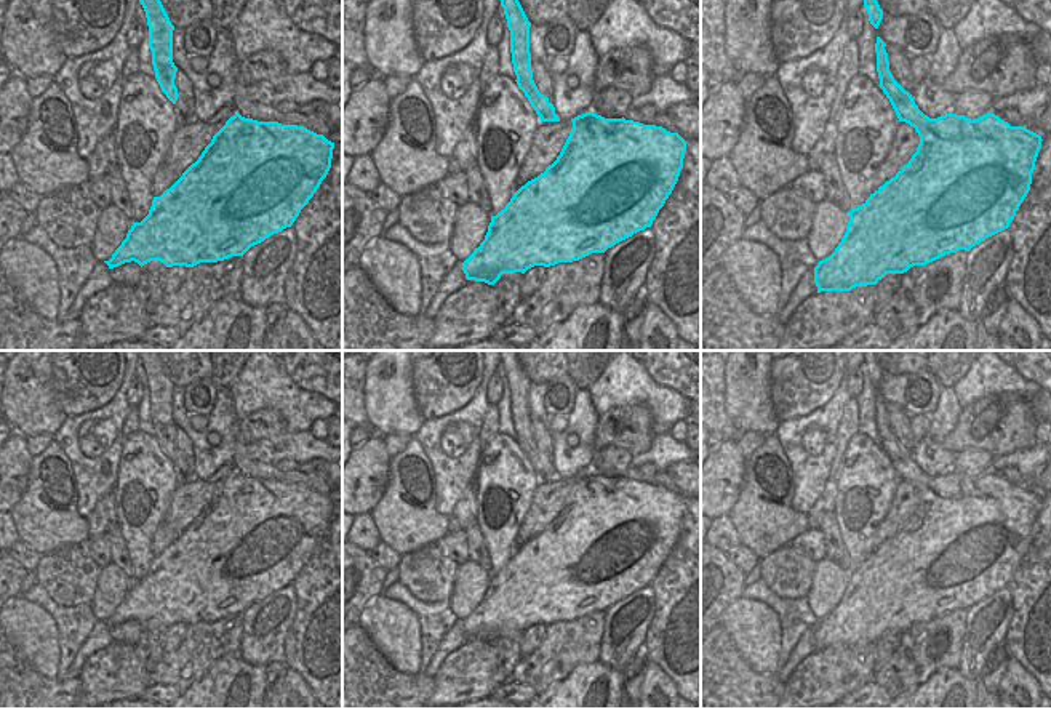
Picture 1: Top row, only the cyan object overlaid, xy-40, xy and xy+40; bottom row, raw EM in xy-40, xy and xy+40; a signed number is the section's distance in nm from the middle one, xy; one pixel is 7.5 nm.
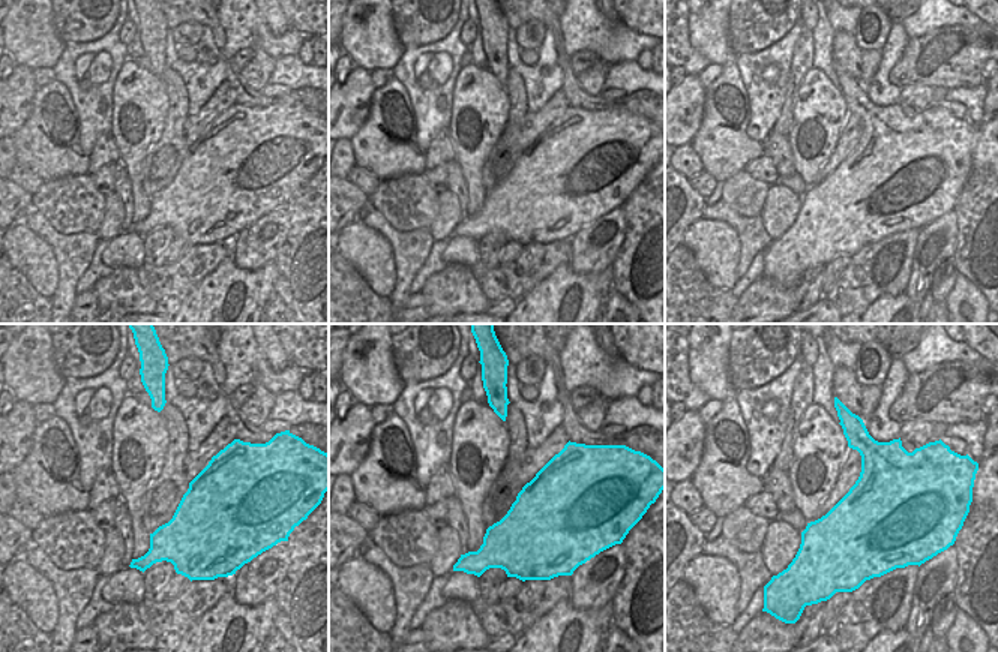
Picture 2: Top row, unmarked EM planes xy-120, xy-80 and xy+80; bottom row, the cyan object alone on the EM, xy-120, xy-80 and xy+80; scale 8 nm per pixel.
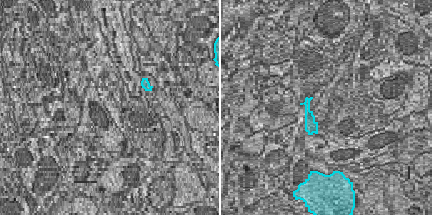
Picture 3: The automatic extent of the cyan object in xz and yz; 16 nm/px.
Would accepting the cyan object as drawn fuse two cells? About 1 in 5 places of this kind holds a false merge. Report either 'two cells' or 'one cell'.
one cell

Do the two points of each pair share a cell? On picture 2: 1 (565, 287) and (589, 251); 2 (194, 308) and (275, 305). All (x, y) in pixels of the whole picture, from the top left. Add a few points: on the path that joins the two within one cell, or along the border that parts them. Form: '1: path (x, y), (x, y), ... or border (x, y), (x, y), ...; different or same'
1: border (610, 264), (598, 273), (575, 273), (571, 269); different
2: border (273, 293), (264, 308); different

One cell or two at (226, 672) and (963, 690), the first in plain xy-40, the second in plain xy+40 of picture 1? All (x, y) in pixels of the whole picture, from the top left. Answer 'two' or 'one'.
one

